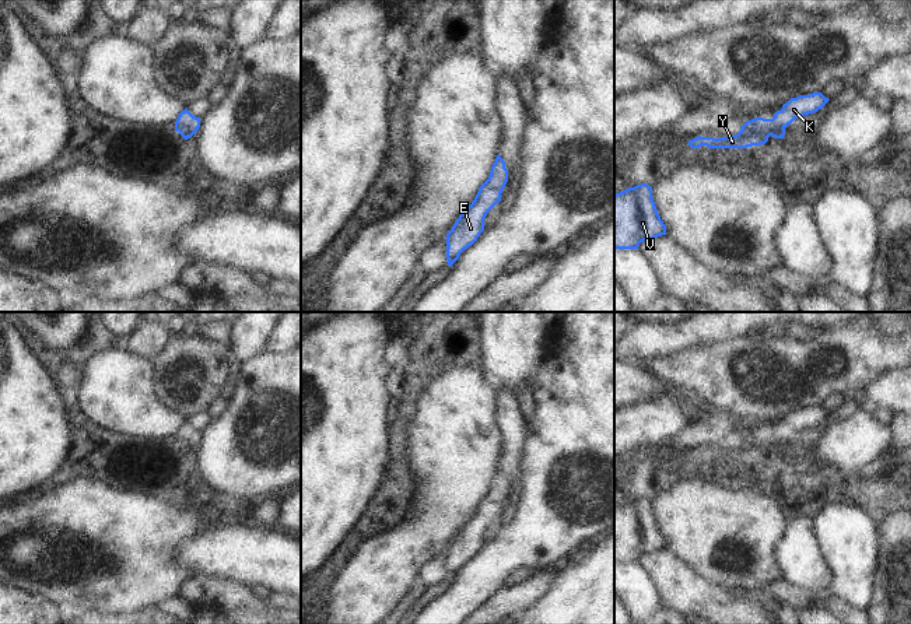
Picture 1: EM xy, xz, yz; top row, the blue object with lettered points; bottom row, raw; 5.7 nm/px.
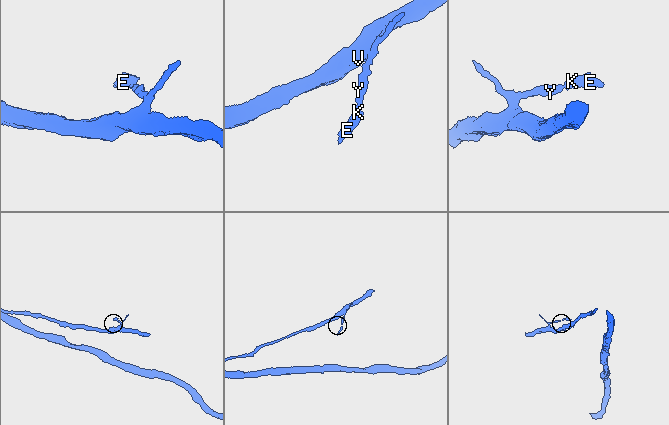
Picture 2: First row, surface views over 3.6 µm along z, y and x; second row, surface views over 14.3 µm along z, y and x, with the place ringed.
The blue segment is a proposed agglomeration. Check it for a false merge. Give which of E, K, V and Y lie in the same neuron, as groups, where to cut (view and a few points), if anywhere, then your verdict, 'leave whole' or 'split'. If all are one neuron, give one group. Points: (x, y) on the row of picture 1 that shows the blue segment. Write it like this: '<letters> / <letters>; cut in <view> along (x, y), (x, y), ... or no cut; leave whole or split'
E K V Y; no cut; leave whole

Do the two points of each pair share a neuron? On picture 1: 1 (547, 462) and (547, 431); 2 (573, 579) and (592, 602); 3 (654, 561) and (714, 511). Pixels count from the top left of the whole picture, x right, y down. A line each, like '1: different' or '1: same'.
1: same
2: same
3: different

